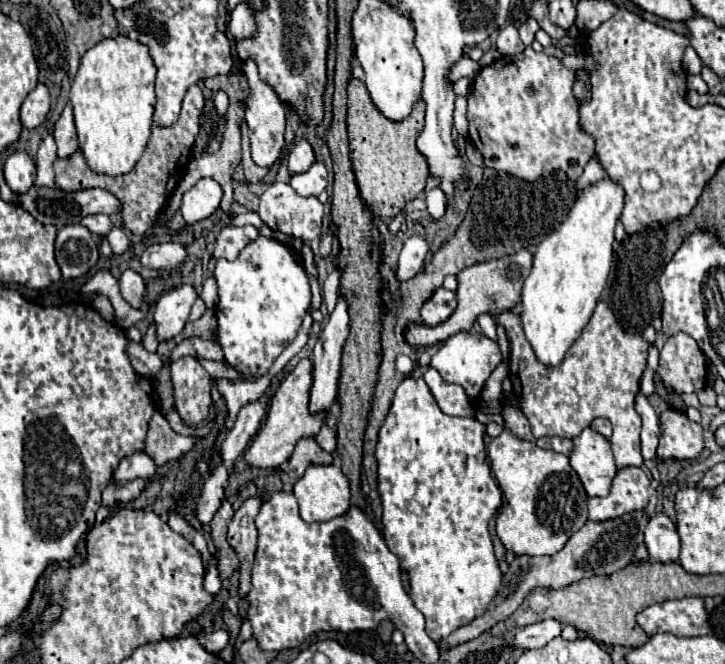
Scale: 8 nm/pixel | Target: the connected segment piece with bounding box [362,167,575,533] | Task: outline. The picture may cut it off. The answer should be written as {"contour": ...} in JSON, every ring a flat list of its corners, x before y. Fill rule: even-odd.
{"contour":[[485,168,481,184,475,188,469,212,455,232,455,236,439,248,439,252,433,256,431,264,425,266,415,278,409,282,397,282,393,270,387,264,381,264,381,276,383,276,383,306,385,314,381,316,383,320,383,334,381,334,381,344,383,344,383,362,379,368,379,382,373,394,373,408,371,408,371,418,367,424,367,434,365,434,365,444,363,444,363,470,368,483,368,499,374,511,375,524,378,530,383,533,381,523,382,506,377,491,377,460,375,460,375,446,377,446,377,430,381,428,381,422,385,420,385,414,389,412,393,394,397,386,407,378,403,372,397,370,397,360,399,356,409,356,411,360,417,358,417,348,411,346,405,340,405,330,409,324,423,324,421,318,421,306,433,296,437,288,443,286,445,276,449,274,459,274,463,268,483,262,483,260,493,260,501,258,503,254,513,254,521,248,535,248,541,238,545,238,549,232,553,232,557,226,561,226,563,218,571,210,571,204,575,202,575,188,561,178,565,176,563,172,549,174,541,178,539,182,525,182,519,180,511,174,497,172,491,168],[389,288,389,292,387,292]]}

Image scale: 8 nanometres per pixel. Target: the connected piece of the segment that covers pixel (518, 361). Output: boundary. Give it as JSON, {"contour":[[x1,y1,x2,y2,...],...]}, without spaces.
{"contour":[[599,300,597,308,583,328,581,336,567,350,563,362,555,368,549,368,537,362,529,340,525,338,521,316,513,310,493,314,495,324,501,324,507,330,511,342,511,360,509,360,509,380,513,392,521,402,519,408,527,416,533,436,561,436,577,438,593,418,603,416,613,426,611,450,615,454,617,468,641,466,641,448,639,448,639,430,641,416,635,412,635,396,639,392,639,382,647,366,647,340,641,334,629,334,617,322,613,310,607,302]]}

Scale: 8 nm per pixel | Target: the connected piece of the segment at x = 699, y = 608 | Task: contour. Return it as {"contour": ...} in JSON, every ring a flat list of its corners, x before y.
{"contour":[[683,598,653,604,637,614,637,624,647,634,669,632,673,636,705,636,709,632,707,612,701,598]]}

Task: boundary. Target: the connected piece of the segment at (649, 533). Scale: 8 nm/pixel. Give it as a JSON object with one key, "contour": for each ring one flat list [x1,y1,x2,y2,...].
{"contour":[[665,514,651,516,645,530,645,546,651,562,679,560,679,534,675,524]]}

